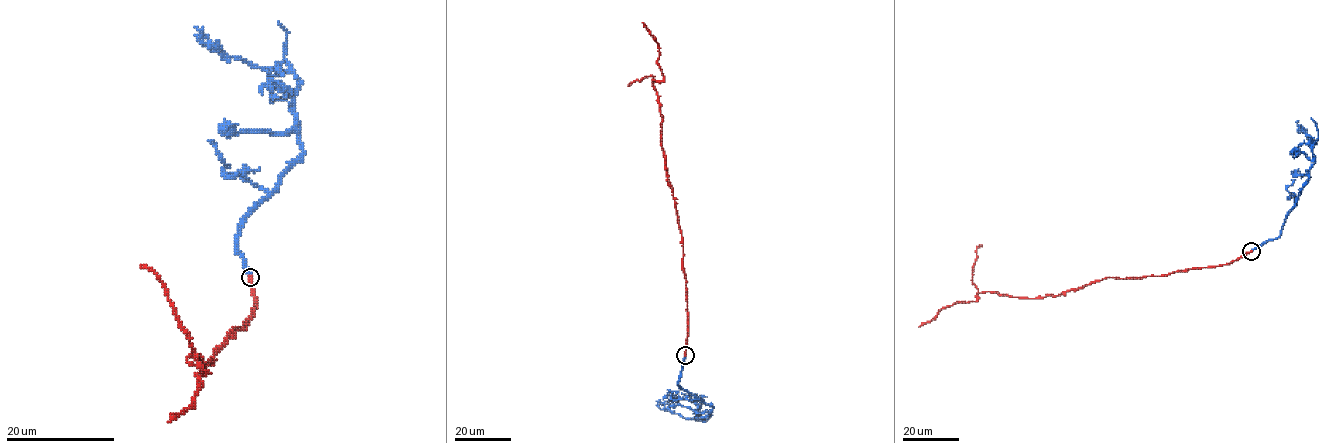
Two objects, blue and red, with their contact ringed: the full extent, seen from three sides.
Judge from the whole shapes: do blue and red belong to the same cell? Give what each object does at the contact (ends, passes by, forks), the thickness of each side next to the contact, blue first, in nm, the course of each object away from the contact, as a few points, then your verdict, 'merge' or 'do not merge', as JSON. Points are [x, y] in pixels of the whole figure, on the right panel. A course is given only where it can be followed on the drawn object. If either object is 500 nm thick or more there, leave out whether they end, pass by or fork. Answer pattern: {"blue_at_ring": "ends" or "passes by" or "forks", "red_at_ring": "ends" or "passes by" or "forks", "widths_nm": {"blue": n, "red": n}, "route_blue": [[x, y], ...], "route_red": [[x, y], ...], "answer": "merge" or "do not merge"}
{"blue_at_ring": "ends", "red_at_ring": "ends", "widths_nm": {"blue": 280, "red": 300}, "route_blue": [[1251, 251], [1280, 235], [1284, 221], [1308, 179], [1315, 143], [1298, 125], [1299, 120]], "route_red": [[1251, 251], [1227, 264], [1106, 277], [1058, 295], [1011, 297], [982, 292], [974, 301], [943, 307], [919, 327]], "answer": "merge"}

